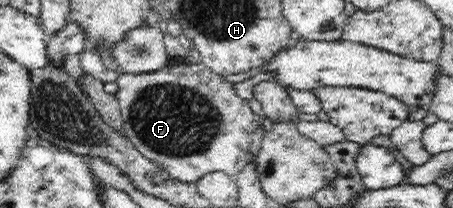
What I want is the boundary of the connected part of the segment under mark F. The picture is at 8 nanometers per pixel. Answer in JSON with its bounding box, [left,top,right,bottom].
[115,59,261,182]

